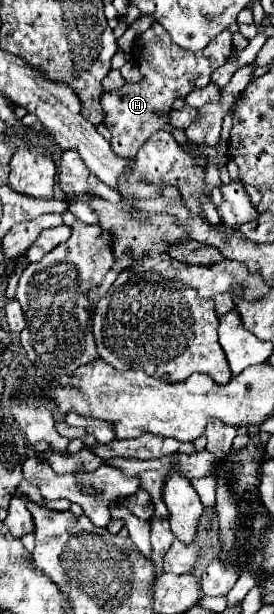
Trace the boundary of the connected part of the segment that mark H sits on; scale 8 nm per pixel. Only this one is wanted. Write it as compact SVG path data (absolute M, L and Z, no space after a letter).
M158 22L145 31L132 48L132 56L140 65L142 81L140 83L124 83L116 91L106 91L102 95L104 109L104 125L112 133L112 151L118 157L134 157L136 149L156 131L160 131L168 123L168 113L176 97L186 97L190 91L198 87L206 87L210 83L210 75L214 69L226 63L232 51L232 33L224 31L214 39L204 53L192 53L176 47L167 31Z

